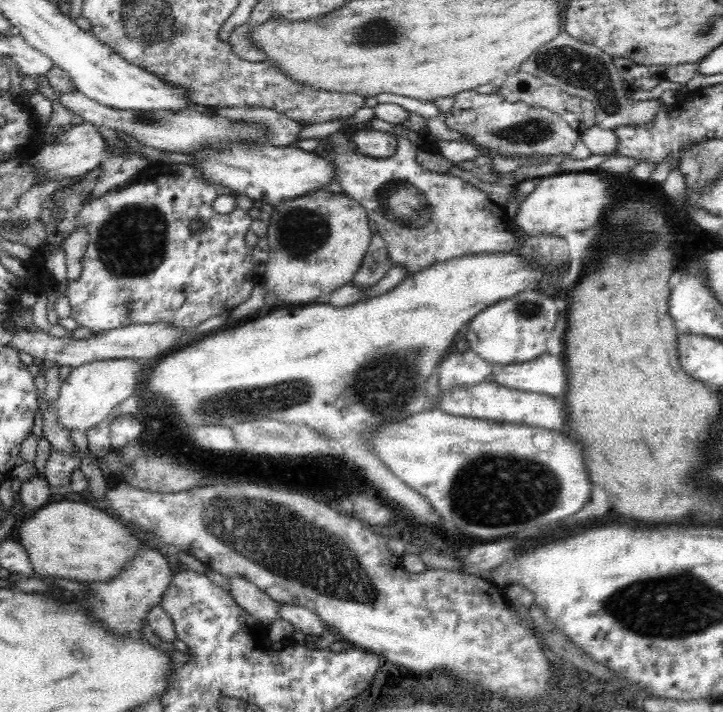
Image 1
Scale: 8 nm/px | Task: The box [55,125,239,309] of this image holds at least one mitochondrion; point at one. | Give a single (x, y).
(132, 242)

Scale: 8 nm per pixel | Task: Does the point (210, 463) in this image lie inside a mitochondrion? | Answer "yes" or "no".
no

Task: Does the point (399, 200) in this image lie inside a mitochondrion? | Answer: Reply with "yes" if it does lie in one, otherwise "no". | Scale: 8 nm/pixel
yes

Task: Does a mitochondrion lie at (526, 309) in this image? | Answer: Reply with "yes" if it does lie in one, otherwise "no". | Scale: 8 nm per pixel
yes

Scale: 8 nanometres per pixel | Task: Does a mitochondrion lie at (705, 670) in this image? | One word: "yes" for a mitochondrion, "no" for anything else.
no

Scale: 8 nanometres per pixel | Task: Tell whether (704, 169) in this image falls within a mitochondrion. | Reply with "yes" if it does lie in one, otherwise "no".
yes

